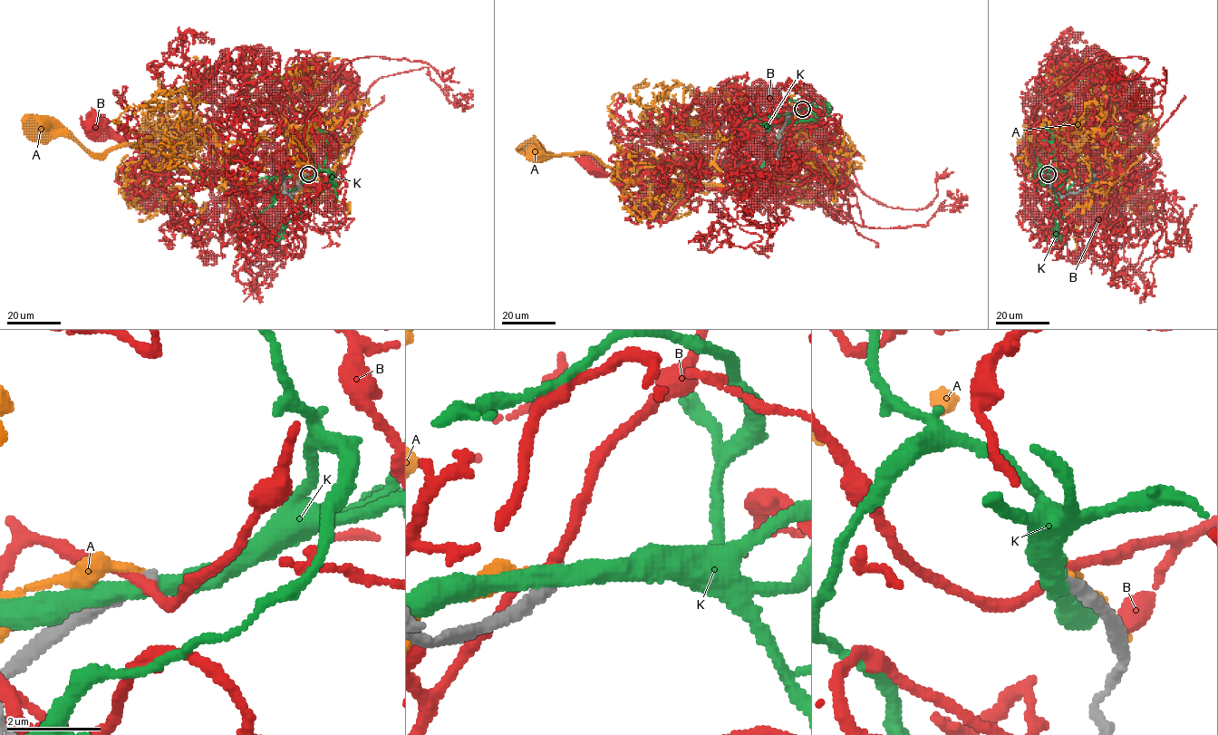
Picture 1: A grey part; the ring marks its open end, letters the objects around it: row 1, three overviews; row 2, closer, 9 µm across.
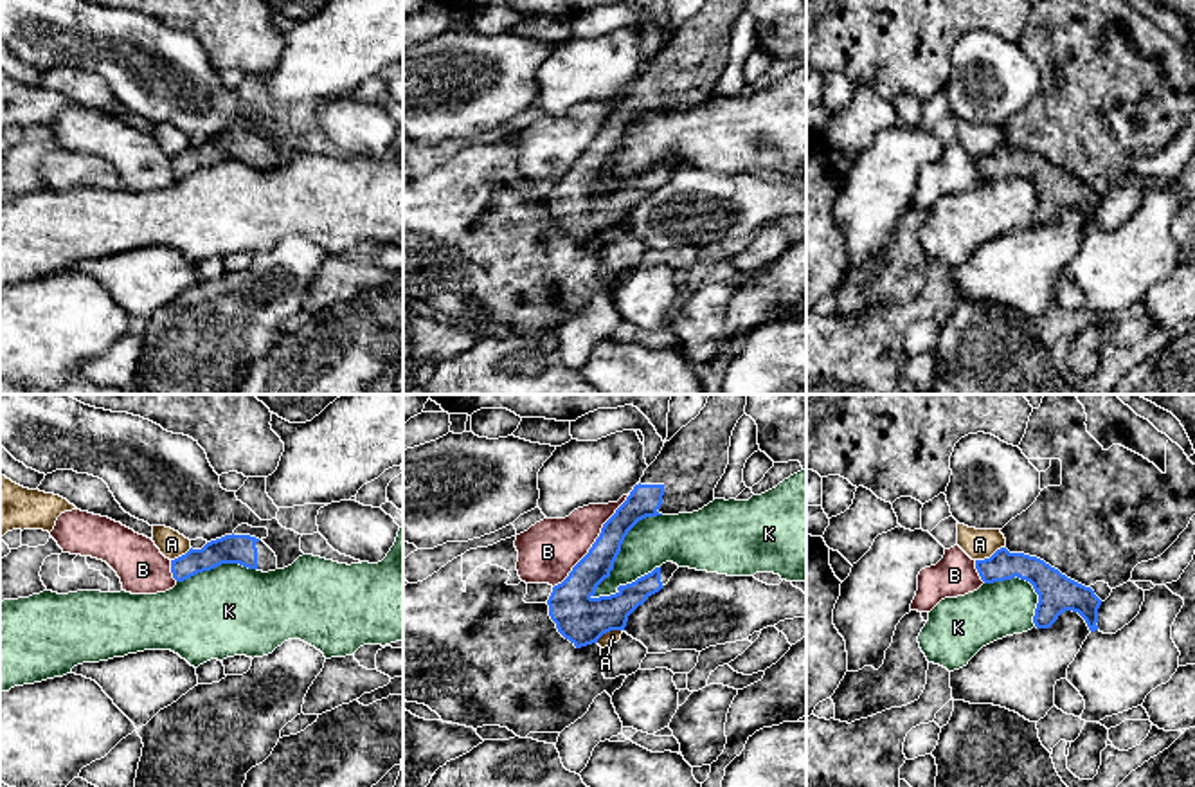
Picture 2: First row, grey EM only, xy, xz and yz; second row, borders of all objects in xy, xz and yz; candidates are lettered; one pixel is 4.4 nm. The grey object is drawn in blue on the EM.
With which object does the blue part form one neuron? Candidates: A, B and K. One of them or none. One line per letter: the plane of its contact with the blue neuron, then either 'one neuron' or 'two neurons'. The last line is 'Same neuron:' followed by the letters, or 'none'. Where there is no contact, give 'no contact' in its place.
A: yz | two neurons
B: xz | two neurons
K: xz | two neurons
Same neuron: none

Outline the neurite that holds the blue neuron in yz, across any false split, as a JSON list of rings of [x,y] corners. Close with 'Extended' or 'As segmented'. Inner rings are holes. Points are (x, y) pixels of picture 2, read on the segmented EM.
[[[997,549],[990,558],[975,560],[975,569],[984,583],[1011,578],[1026,580],[1038,594],[1033,623],[1037,629],[1049,629],[1056,618],[1073,611],[1078,612],[1091,632],[1098,630],[1098,609],[1101,600],[1091,587],[1085,587],[1037,556]]]. As segmented

